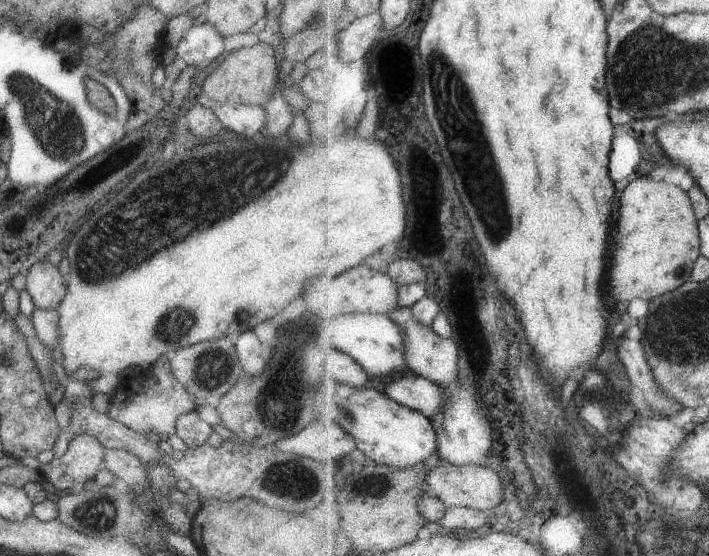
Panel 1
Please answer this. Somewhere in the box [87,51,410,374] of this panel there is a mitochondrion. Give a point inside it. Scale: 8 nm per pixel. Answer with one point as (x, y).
(175, 323)

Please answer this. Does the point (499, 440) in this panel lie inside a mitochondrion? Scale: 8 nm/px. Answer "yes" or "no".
no

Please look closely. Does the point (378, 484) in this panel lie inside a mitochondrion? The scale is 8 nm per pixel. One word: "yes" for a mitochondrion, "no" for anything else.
yes

